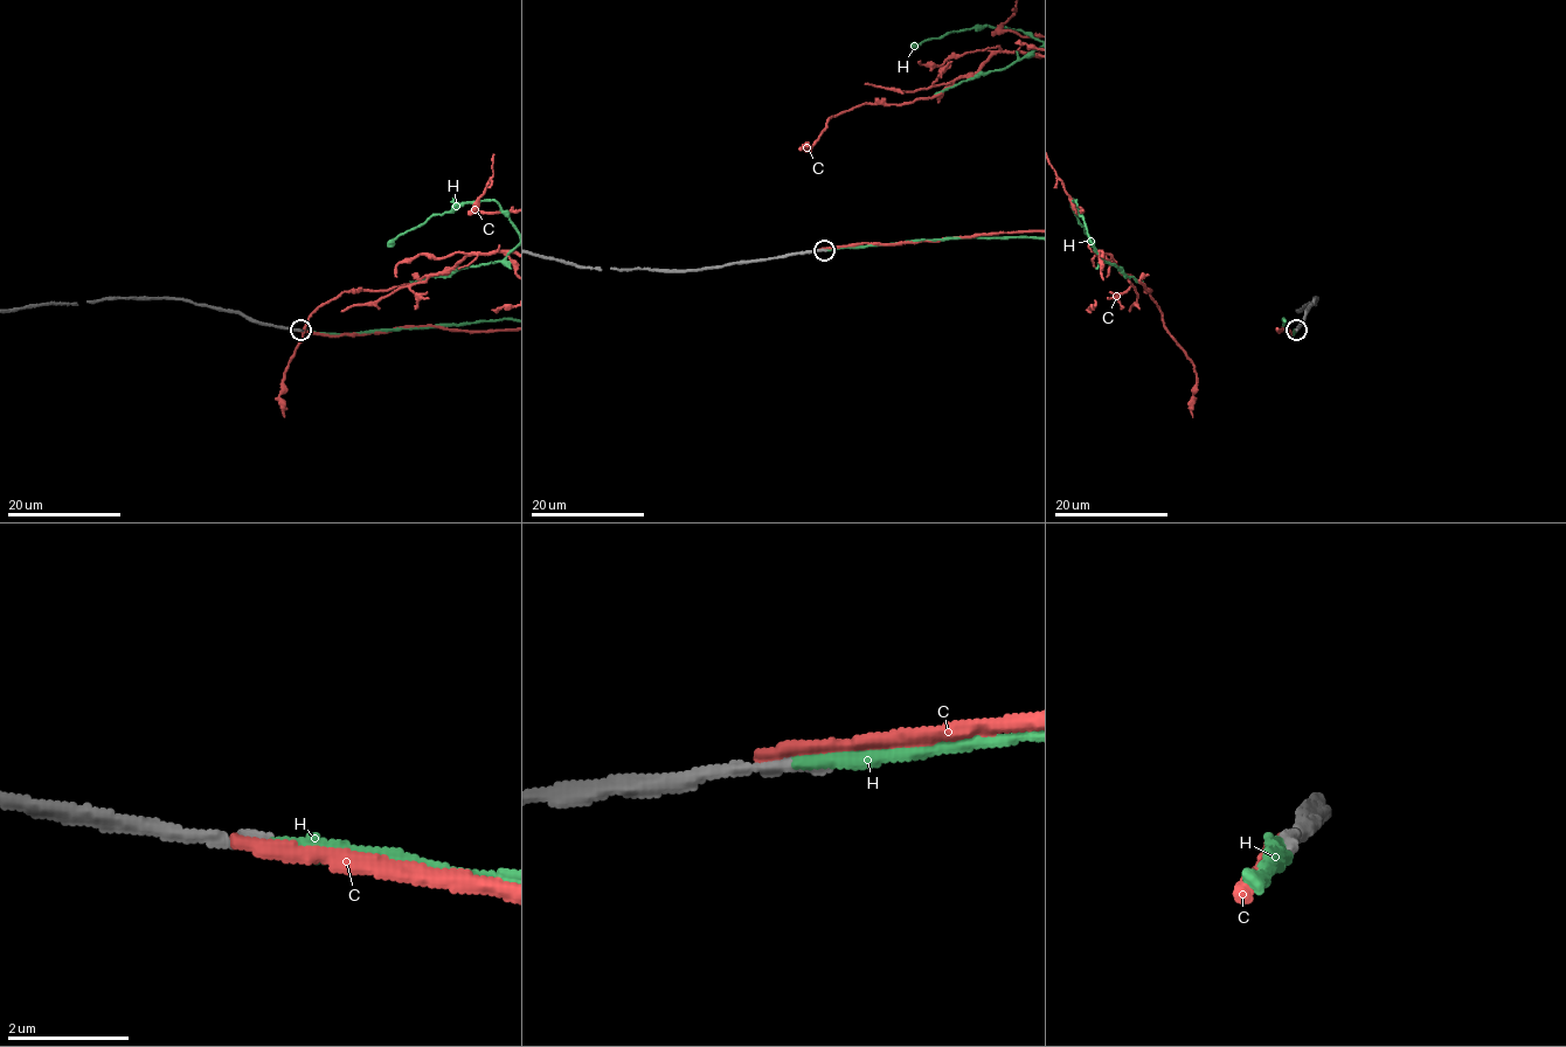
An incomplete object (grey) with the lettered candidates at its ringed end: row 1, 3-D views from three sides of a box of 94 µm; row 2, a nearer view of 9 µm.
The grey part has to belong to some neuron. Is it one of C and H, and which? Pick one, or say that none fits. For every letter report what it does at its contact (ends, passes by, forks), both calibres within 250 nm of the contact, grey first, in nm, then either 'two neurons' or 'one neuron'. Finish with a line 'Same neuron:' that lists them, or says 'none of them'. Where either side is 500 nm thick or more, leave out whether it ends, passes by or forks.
C: it ends there; 280 nm thick on the grey side, 260 nm on the other; two neurons
H: it ends there; 240 nm thick on the grey side, 280 nm on the other; one neuron
Same neuron: H

